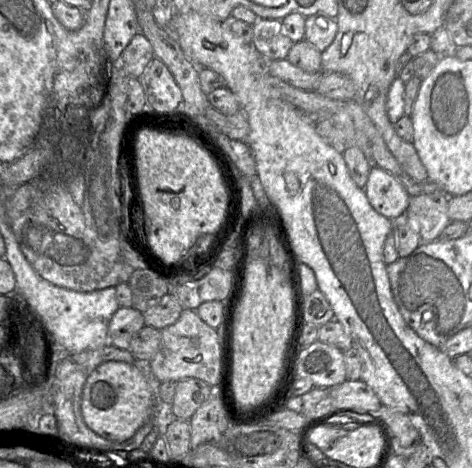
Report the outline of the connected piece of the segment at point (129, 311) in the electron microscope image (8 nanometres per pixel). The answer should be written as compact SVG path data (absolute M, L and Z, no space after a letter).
M120 307L109 323L109 343L122 350L130 350L133 337L144 326L143 313L133 307Z

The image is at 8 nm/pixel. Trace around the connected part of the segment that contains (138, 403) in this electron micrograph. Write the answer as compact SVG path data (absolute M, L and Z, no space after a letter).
M104 362L88 375L82 390L81 412L93 432L114 442L130 439L151 418L154 427L154 397L140 370L126 362Z

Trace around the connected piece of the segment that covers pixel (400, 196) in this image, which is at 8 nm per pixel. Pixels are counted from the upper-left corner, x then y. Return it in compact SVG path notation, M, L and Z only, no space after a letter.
M371 167L364 191L379 214L393 221L405 216L411 197L405 187L384 169Z

